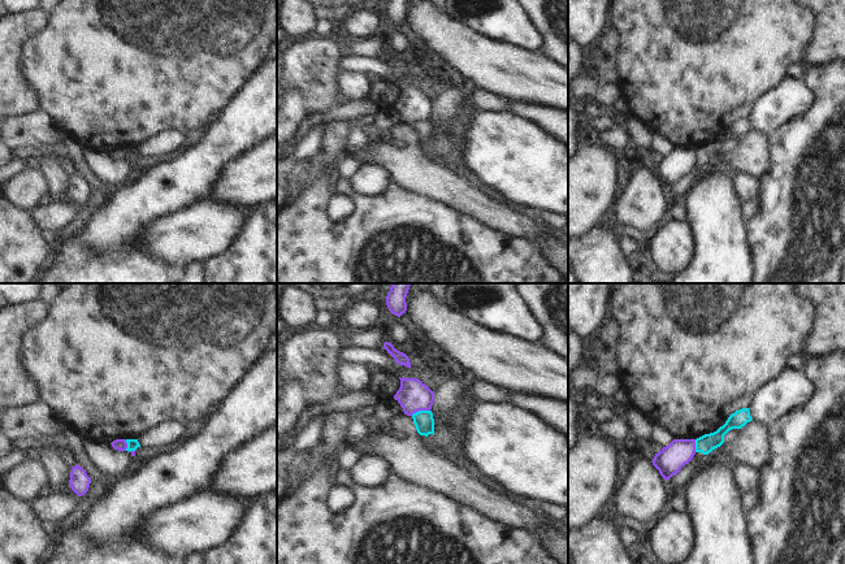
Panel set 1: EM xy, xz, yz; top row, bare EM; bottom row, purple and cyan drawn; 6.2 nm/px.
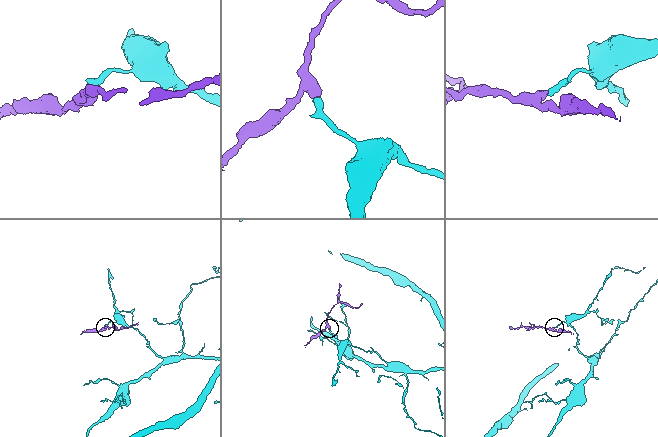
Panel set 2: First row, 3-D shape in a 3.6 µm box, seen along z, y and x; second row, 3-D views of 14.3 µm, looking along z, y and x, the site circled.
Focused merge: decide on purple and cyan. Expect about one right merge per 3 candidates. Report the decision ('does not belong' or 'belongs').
does not belong

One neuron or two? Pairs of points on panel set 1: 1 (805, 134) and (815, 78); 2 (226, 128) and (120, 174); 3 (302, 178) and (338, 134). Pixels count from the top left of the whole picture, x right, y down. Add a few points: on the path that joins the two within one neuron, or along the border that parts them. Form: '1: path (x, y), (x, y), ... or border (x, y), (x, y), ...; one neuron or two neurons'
1: path (819, 120), (822, 117), (822, 92); one neuron
2: border (135, 178), (121, 187); two neurons
3: path (312, 168), (333, 144); one neuron

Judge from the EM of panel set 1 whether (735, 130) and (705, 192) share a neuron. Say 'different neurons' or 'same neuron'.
different neurons

